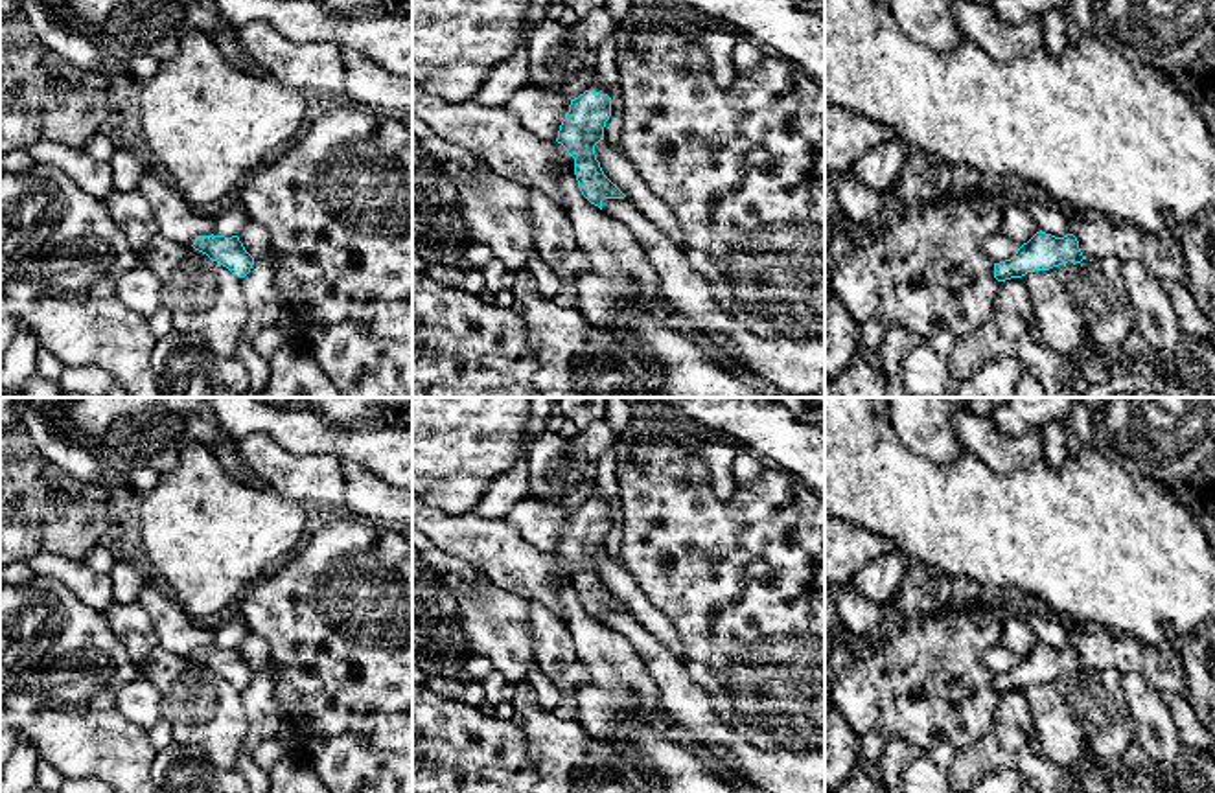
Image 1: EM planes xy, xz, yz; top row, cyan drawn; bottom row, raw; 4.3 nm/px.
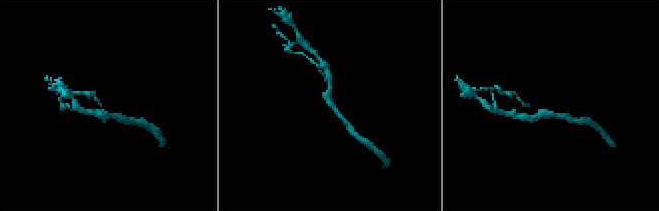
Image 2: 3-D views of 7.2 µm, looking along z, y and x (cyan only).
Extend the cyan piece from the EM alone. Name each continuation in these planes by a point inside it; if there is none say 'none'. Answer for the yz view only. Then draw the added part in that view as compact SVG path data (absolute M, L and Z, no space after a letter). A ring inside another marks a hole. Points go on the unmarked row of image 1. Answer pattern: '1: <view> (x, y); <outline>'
none

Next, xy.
none

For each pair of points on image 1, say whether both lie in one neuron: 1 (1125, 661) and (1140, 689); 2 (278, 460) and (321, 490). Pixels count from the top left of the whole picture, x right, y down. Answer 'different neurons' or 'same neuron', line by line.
1: different neurons
2: same neuron

